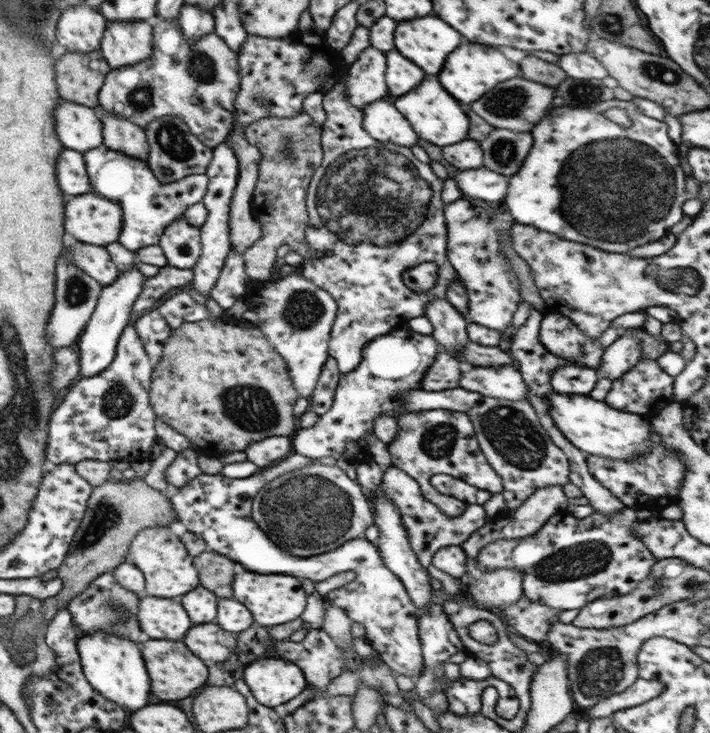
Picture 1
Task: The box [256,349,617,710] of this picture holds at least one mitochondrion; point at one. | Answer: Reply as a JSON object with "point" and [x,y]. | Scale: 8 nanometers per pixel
{"point":[308,512]}

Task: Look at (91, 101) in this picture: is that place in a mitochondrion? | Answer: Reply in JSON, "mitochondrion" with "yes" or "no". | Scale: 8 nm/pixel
{"mitochondrion":"no"}

